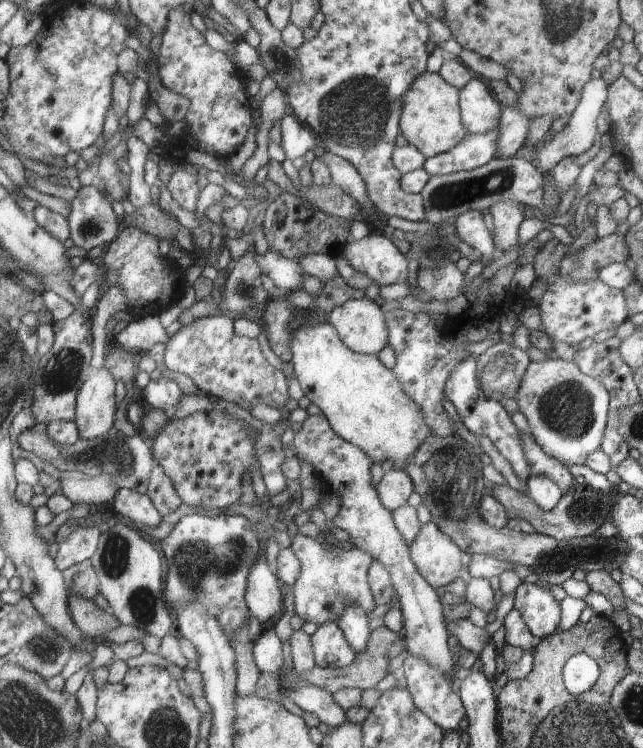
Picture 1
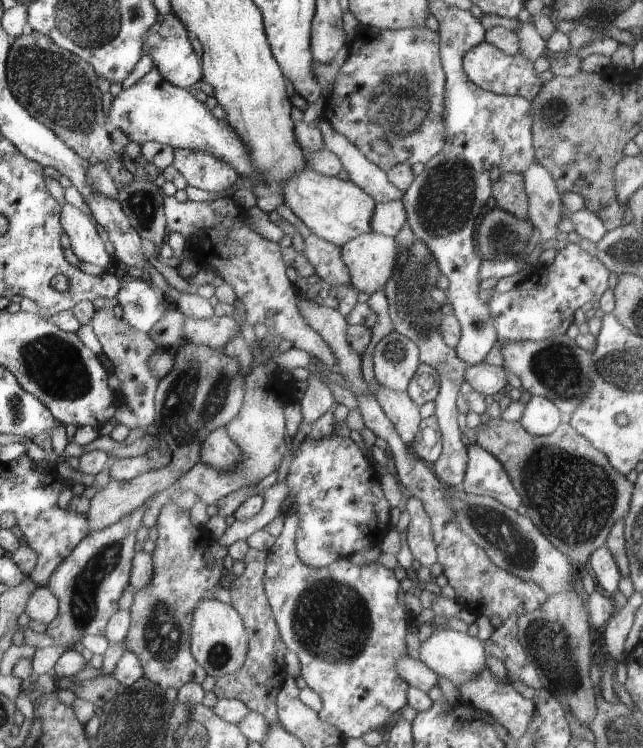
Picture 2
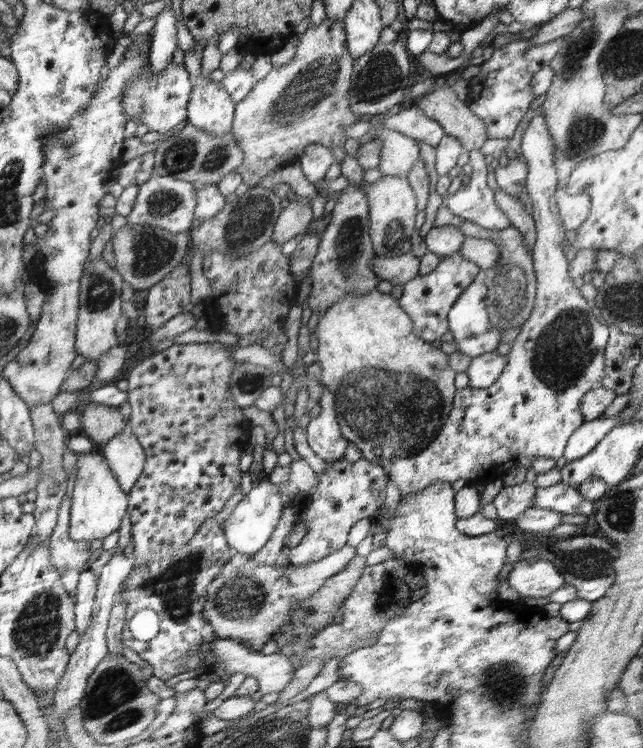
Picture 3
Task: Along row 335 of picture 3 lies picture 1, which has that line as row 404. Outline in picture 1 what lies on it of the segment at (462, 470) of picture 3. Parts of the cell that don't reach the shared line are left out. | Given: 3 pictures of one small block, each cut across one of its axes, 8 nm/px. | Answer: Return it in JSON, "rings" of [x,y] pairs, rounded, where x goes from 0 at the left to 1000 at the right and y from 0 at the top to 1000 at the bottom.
{"rings":[[[863,475],[843,483],[827,481],[815,497],[801,535],[806,548],[818,557],[827,586],[852,610],[866,612],[880,623],[908,622],[911,612],[933,600],[933,586],[939,583],[942,564],[949,564],[947,521],[933,513],[930,505],[907,499],[893,483],[876,481]]]}

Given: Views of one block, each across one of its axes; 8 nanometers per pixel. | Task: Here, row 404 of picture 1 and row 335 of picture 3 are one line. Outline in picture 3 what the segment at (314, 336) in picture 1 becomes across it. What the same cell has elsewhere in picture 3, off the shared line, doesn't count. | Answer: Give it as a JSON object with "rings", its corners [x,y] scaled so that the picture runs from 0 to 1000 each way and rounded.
{"rings":[[[575,389],[572,394],[538,394],[526,405],[499,418],[495,437],[491,437],[491,452],[496,457],[491,485],[498,485],[502,492],[499,511],[523,529],[523,545],[526,557],[529,557],[532,583],[554,594],[561,602],[563,612],[582,622],[602,624],[613,608],[622,612],[644,610],[666,599],[667,594],[680,587],[681,579],[686,578],[694,560],[698,559],[698,551],[705,545],[705,533],[712,523],[708,515],[711,497],[700,488],[698,473],[689,471],[684,464],[673,463],[669,456],[656,455],[656,451],[650,449],[639,422],[622,409],[619,400],[613,400],[607,393],[594,393],[588,389]]]}

